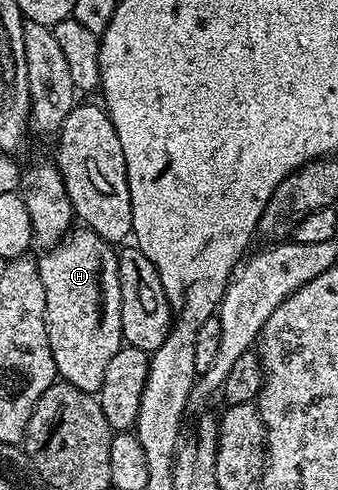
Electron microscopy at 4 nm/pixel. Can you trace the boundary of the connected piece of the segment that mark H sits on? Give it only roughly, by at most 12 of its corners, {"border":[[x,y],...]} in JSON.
{"border":[[85,227],[39,256],[59,378],[97,394],[123,347],[115,248]]}

